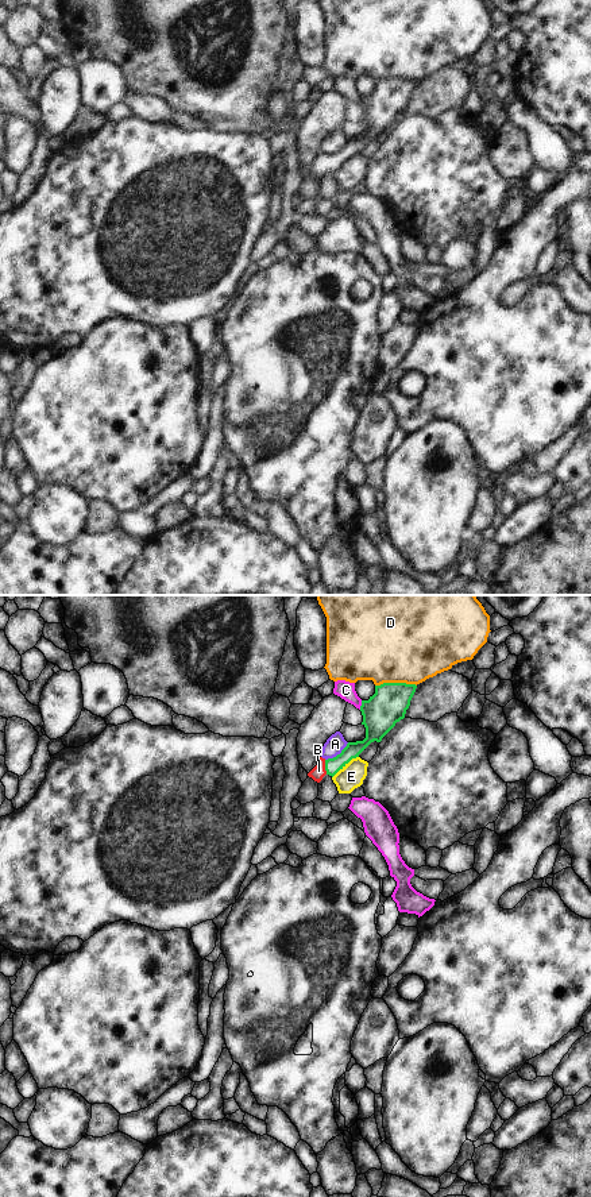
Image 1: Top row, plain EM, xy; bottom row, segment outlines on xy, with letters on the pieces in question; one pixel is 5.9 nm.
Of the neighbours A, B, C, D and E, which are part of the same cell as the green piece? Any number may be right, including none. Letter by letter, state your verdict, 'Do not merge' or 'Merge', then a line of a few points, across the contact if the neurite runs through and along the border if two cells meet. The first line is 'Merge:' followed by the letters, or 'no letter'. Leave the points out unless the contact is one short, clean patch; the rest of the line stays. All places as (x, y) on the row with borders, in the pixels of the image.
Merge: B
A: Do not merge. Line: xy (348, 742), (339, 753), (325, 760)
B: Merge. Line: xy (332, 765), (325, 767), (319, 771)
C: Do not merge
D: Do not merge
E: Do not merge

